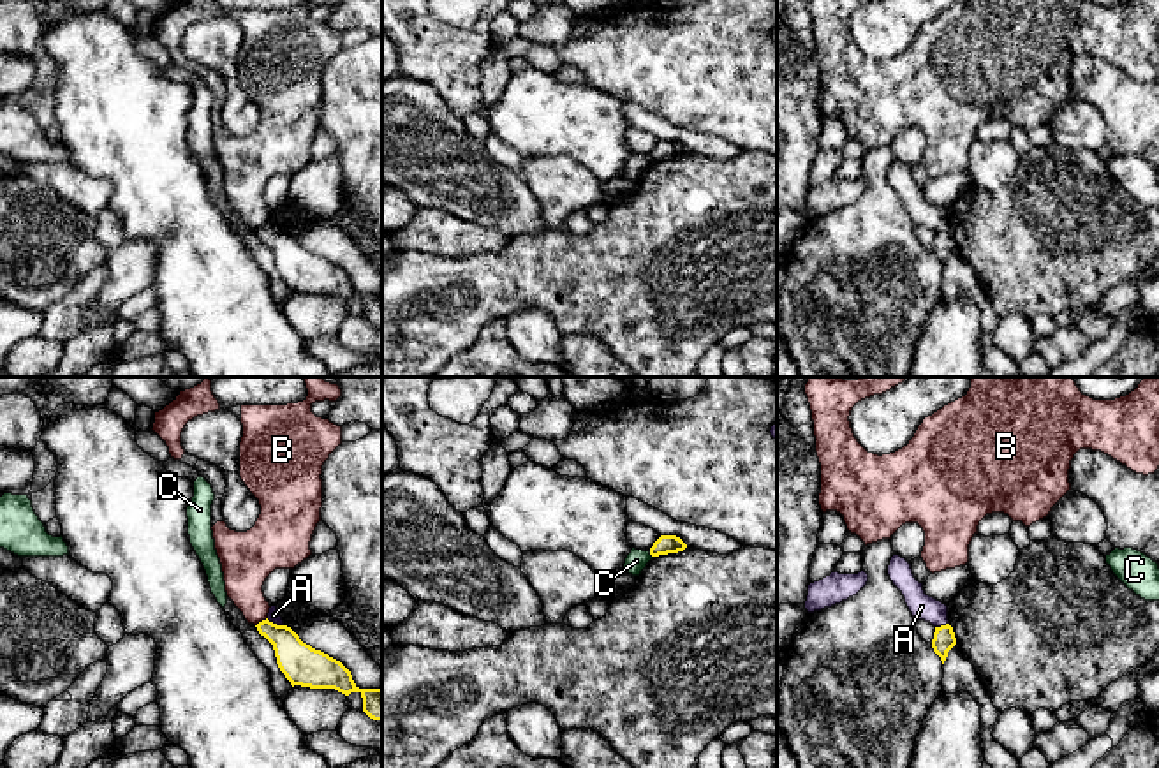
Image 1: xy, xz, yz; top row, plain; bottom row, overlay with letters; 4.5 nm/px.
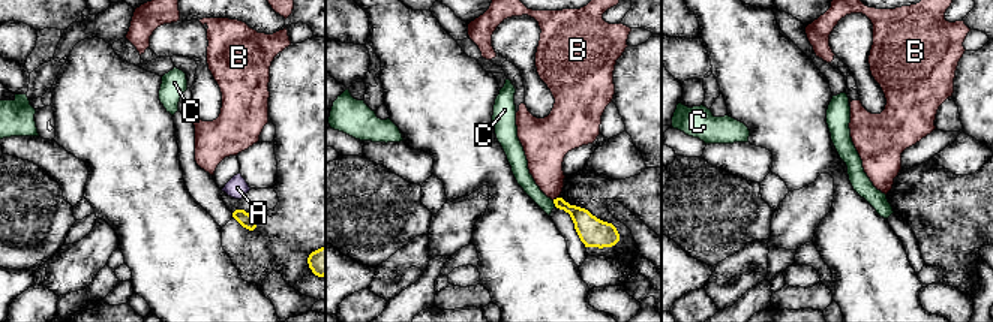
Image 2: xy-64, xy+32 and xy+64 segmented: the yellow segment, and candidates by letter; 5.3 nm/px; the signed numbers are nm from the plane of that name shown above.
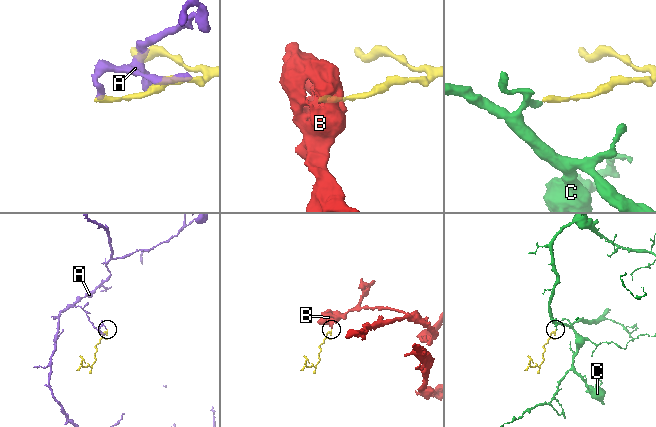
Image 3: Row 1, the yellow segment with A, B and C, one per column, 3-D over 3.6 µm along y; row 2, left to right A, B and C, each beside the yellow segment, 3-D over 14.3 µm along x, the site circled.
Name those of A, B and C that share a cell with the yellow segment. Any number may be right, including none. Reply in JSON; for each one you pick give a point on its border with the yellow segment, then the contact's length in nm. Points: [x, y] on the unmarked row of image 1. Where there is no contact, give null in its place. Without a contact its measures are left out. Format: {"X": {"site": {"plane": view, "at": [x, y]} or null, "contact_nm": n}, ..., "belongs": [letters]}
{"belongs": []}

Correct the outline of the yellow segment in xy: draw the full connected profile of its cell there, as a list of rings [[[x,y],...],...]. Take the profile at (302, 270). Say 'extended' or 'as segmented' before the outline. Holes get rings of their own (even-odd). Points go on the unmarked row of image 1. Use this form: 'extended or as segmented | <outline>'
as segmented | [[[266,224],[255,233],[273,250],[277,270],[292,292],[335,294],[345,301],[359,298],[363,317],[373,326],[382,326],[382,294],[359,294],[340,266],[303,248],[287,231]]]

